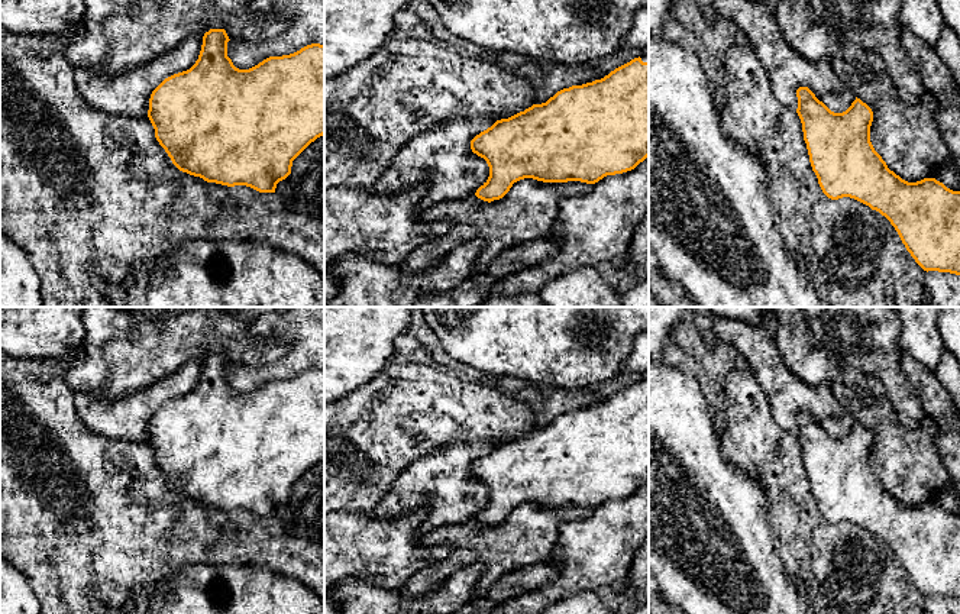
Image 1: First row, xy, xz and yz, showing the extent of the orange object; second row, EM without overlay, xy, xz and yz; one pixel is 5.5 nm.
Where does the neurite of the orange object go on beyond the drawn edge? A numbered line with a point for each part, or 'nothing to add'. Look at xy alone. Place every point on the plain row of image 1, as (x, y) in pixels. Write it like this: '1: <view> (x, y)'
nothing to add

